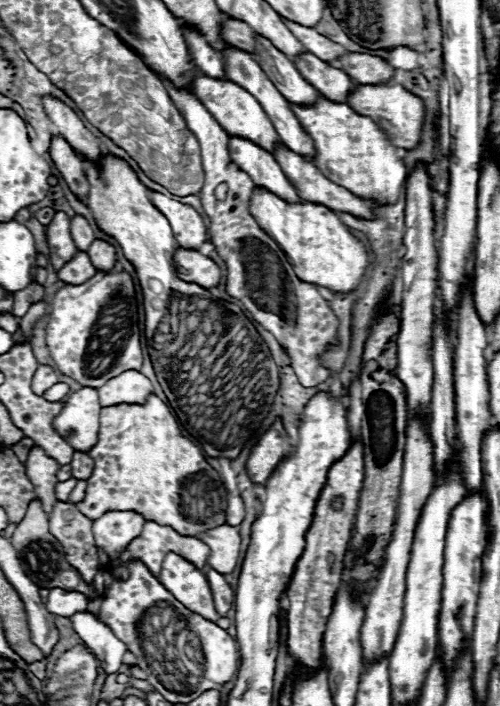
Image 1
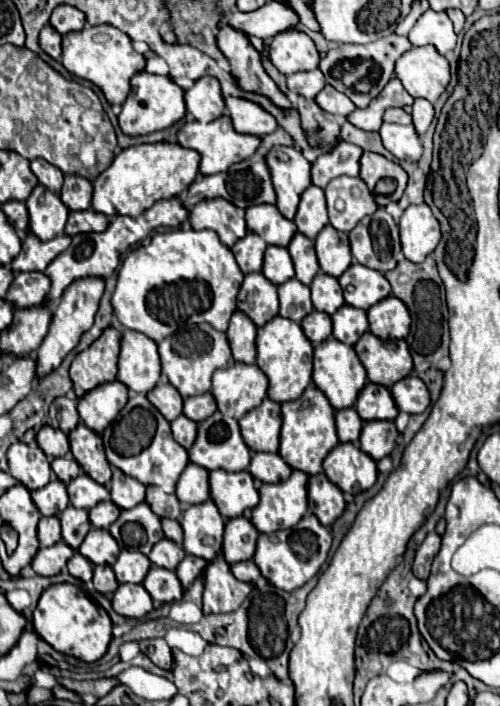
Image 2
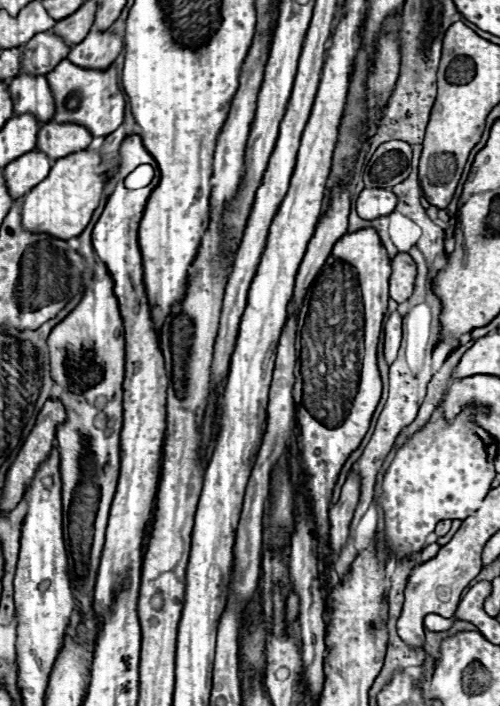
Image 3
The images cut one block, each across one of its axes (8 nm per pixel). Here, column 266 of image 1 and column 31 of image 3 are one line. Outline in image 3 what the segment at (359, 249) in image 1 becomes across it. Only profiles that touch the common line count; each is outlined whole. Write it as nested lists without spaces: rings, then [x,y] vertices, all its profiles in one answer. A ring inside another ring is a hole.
[[[84,150],[56,160],[50,174],[34,186],[22,202],[22,226],[32,234],[48,234],[60,240],[70,240],[80,236],[88,226],[94,210],[98,208],[102,194],[102,176],[98,174],[100,154],[94,150]]]

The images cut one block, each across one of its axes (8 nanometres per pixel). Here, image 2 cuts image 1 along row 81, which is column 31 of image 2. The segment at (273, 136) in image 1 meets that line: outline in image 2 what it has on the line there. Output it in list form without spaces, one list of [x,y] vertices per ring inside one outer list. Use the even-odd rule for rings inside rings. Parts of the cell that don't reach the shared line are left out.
[[[38,184],[30,198],[26,200],[28,212],[30,212],[30,230],[42,238],[42,240],[50,240],[58,234],[64,232],[64,224],[68,218],[68,210],[66,204],[62,202],[62,198],[58,198],[58,194],[46,190],[46,186]]]

